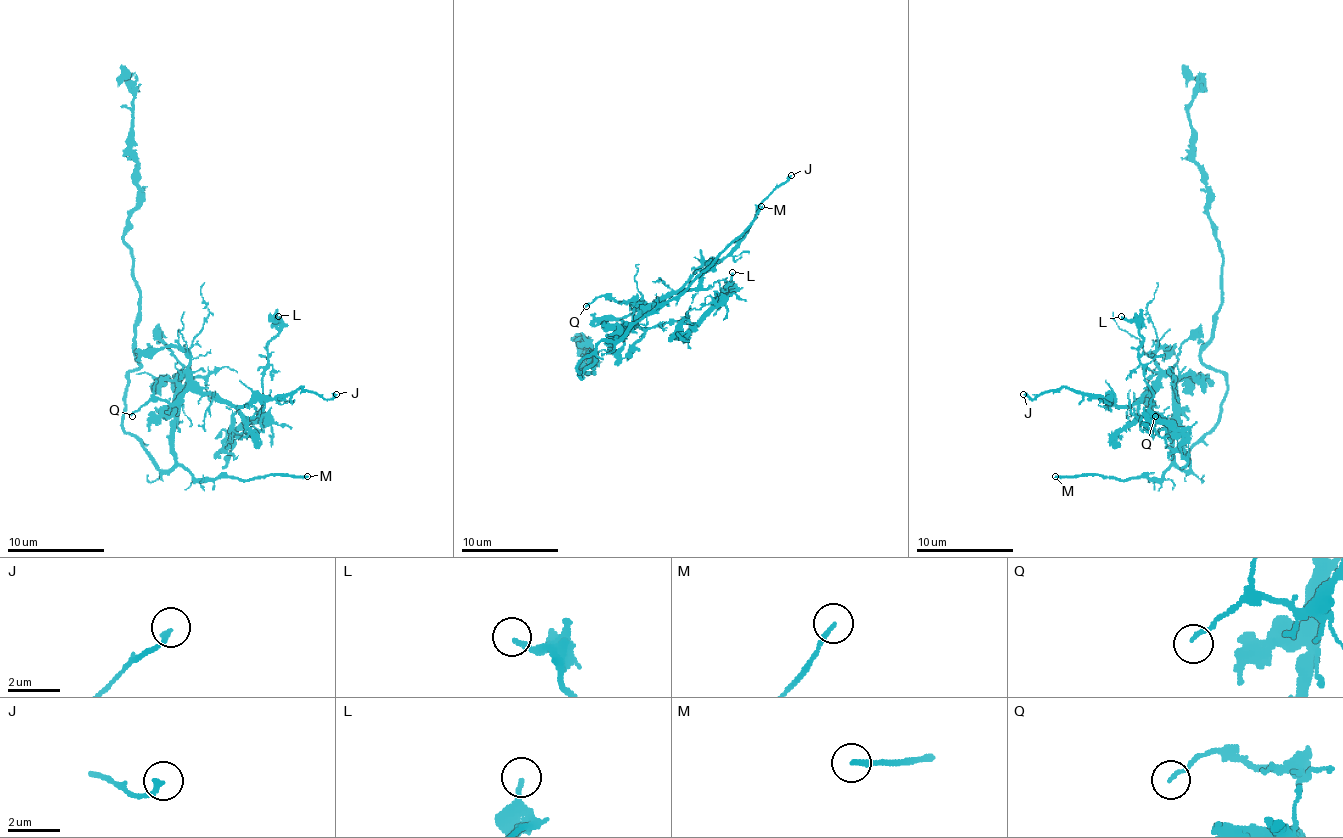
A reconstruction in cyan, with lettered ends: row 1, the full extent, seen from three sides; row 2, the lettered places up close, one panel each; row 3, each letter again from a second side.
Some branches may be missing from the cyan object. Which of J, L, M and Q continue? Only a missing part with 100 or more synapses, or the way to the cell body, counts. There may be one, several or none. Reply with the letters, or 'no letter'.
M

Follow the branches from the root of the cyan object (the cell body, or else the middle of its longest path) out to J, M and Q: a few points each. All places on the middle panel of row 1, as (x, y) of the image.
J: (576, 369), (601, 340), (618, 340), (627, 323), (669, 299), (700, 267), (720, 262), (791, 175)
M: (576, 369), (601, 340), (618, 340), (652, 311), (676, 299), (744, 231), (761, 206)
Q: (576, 369), (601, 340), (618, 340), (627, 323), (642, 313), (637, 304), (603, 296), (586, 306)

